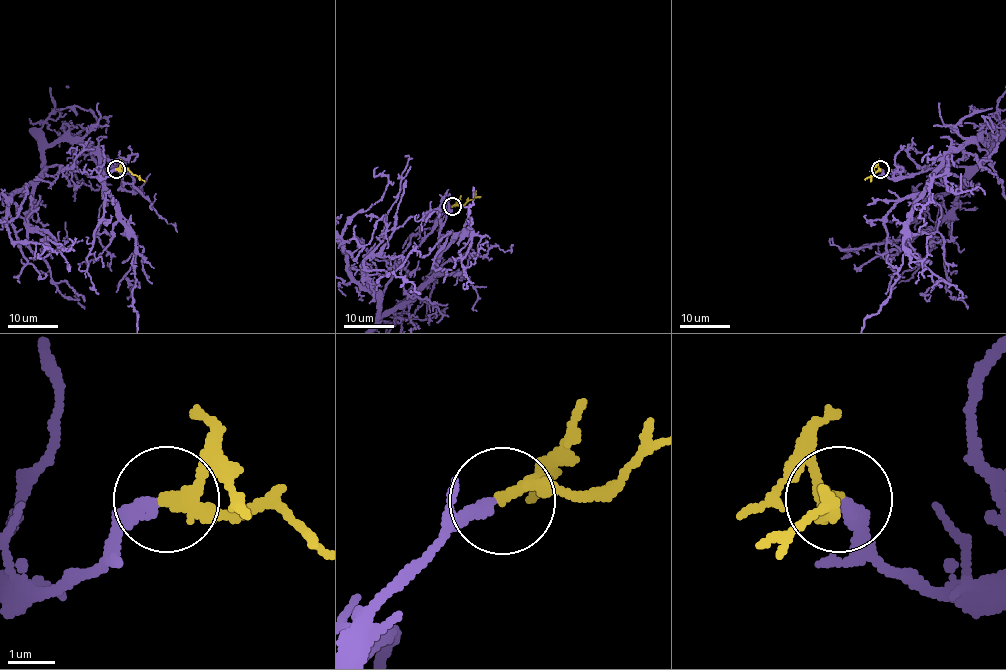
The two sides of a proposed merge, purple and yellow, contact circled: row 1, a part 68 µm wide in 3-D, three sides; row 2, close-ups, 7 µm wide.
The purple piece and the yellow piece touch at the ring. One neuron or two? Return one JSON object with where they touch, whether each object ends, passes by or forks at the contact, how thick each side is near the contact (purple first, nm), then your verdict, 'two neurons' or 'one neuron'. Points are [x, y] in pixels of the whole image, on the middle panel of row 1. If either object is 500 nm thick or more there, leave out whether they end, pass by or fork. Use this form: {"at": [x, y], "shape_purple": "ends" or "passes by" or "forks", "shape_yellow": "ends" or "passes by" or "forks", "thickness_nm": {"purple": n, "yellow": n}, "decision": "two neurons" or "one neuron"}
{"at": [452, 206], "shape_purple": "ends", "shape_yellow": "passes by", "thickness_nm": {"purple": 280, "yellow": 240}, "decision": "one neuron"}

